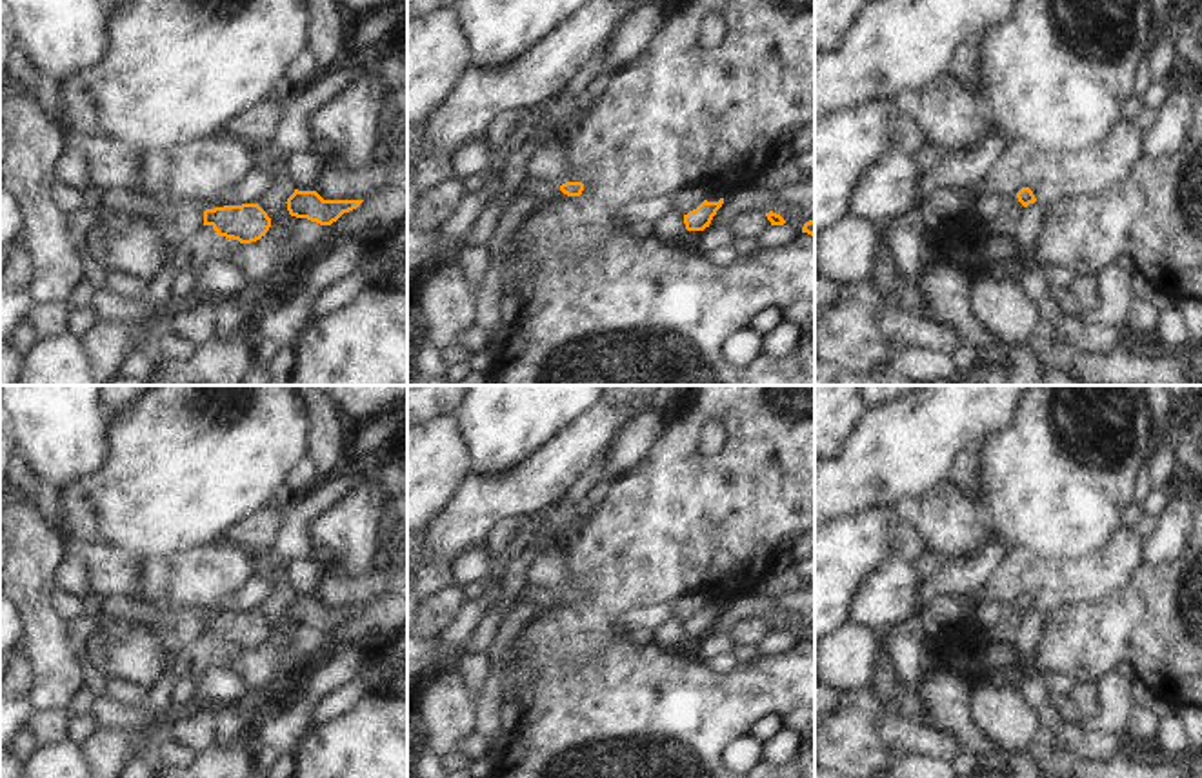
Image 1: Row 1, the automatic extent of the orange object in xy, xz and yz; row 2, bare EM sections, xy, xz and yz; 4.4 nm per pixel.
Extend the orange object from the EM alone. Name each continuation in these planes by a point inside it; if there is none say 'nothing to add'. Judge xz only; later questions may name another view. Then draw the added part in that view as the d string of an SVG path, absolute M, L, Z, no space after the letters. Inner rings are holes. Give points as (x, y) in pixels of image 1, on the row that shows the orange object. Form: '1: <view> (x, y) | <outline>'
1: xz (537, 189) | M526 176L526 180L518 185L513 200L533 200L533 202L544 205L544 204L549 204L560 193L562 193L560 185L556 185L553 182Z

